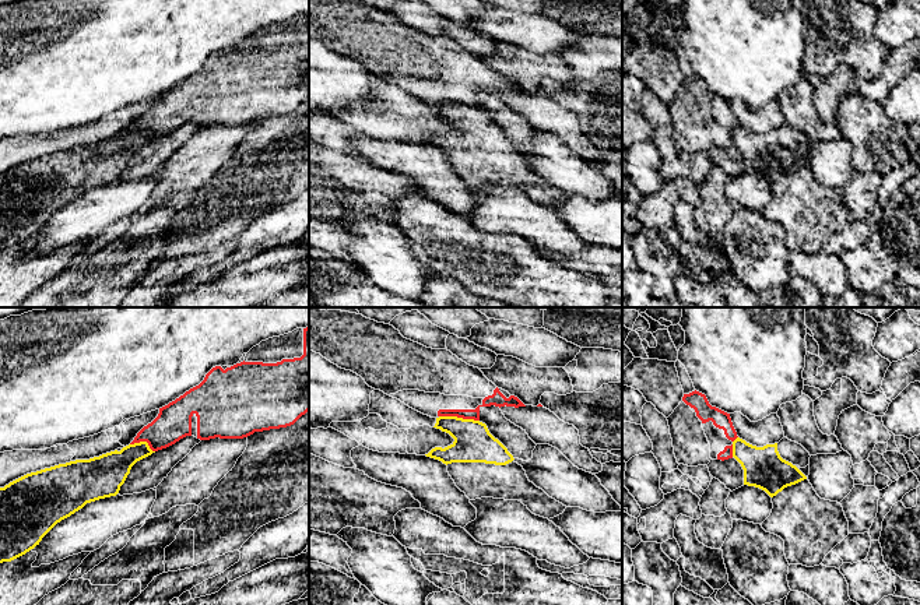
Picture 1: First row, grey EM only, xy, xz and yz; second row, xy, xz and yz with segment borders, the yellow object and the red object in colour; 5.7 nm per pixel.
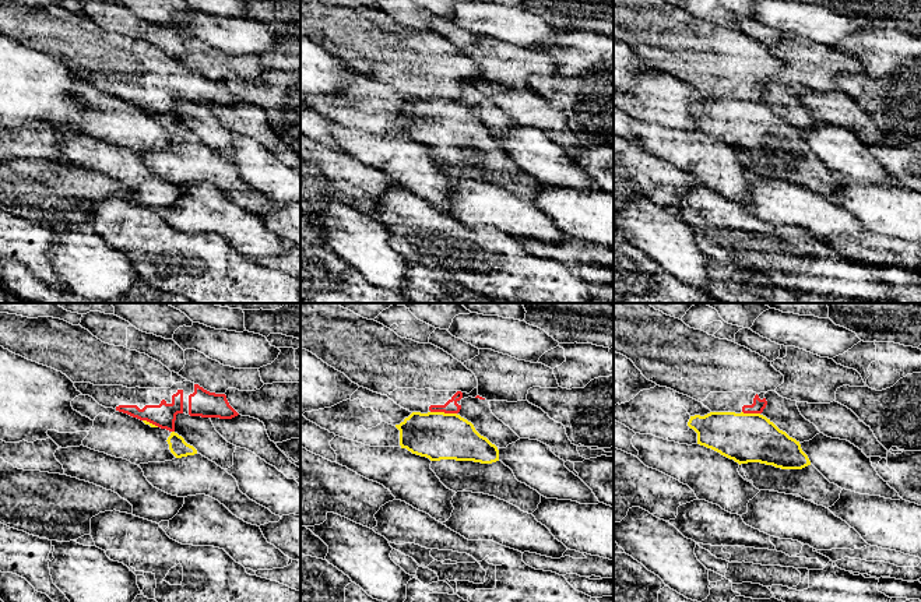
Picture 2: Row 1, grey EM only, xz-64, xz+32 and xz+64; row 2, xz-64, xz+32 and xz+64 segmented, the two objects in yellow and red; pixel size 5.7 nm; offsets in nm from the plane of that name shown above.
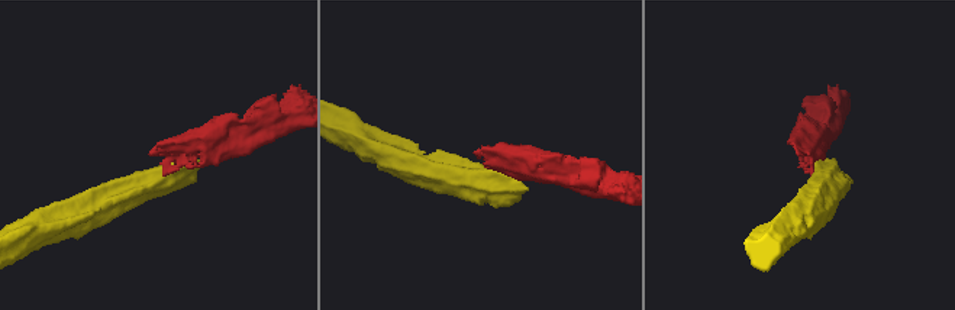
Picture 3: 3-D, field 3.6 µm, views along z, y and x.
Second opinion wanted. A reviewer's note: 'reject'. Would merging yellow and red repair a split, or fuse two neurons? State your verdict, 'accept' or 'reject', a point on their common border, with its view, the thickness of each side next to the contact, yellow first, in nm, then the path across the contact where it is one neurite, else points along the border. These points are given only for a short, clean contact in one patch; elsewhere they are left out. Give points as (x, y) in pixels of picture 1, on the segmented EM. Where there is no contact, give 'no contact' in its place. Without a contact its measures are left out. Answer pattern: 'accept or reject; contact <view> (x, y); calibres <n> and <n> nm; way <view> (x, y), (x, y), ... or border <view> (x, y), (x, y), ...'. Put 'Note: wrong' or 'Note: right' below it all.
reject; contact xz (459, 418); calibres 220 and 80 nm; border xz (439, 415), (456, 415), (478, 421)
Note: right

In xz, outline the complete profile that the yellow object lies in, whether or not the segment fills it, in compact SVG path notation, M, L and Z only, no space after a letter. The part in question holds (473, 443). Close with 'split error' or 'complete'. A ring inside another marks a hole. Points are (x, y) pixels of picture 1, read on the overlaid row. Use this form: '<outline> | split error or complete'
M439 416L433 428L449 433L454 442L445 449L435 447L425 455L446 464L456 486L470 500L481 497L520 500L533 514L548 520L565 511L566 506L549 497L529 481L523 467L513 461L513 455L489 433L485 423L457 416Z | split error

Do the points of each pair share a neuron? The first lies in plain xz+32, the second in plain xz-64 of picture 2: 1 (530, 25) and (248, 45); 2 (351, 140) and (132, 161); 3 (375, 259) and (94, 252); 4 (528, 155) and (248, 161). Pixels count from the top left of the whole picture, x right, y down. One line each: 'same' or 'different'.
1: same
2: same
3: same
4: same

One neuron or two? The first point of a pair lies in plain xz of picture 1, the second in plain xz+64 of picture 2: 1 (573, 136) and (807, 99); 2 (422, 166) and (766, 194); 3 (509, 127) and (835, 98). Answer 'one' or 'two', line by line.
1: one
2: two
3: two

